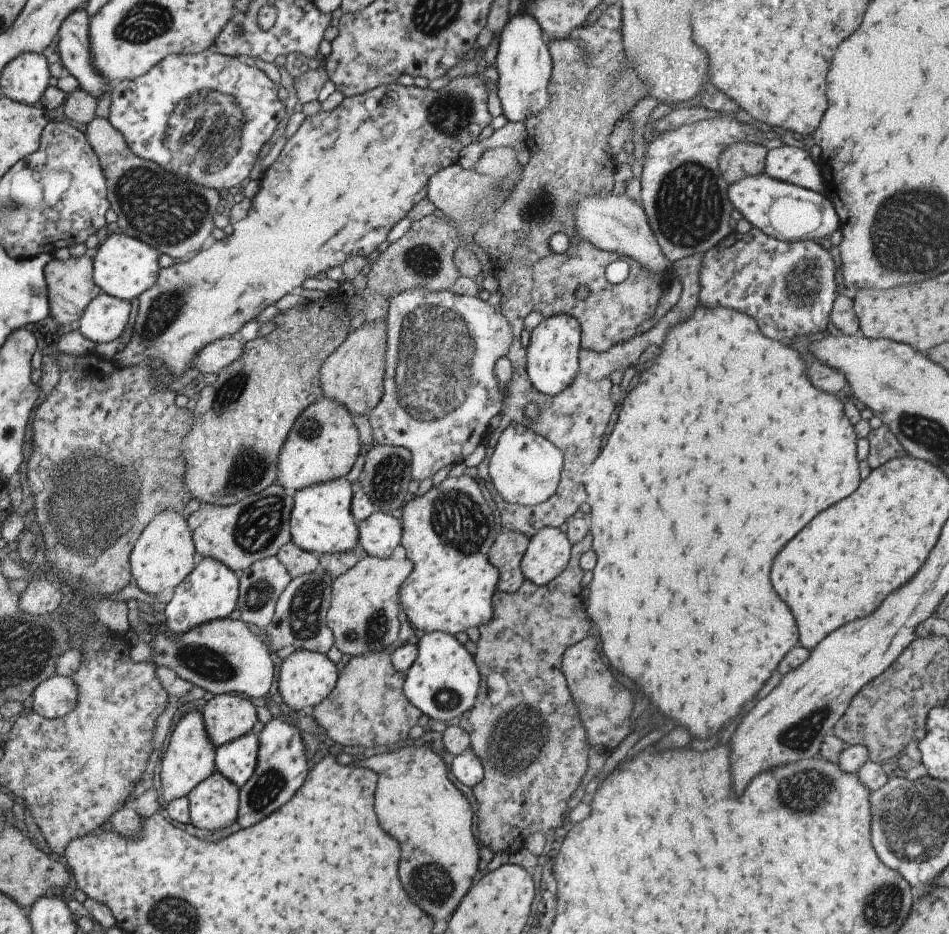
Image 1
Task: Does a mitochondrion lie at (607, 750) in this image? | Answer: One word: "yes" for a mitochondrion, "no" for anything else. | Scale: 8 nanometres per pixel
no

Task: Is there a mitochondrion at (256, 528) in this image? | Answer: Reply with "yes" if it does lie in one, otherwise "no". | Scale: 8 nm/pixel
yes

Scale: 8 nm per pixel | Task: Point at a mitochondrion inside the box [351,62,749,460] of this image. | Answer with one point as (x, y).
(437, 359)

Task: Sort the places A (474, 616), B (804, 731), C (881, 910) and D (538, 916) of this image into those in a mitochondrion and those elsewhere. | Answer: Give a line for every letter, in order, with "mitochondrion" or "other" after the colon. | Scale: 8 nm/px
A: other
B: mitochondrion
C: mitochondrion
D: other

